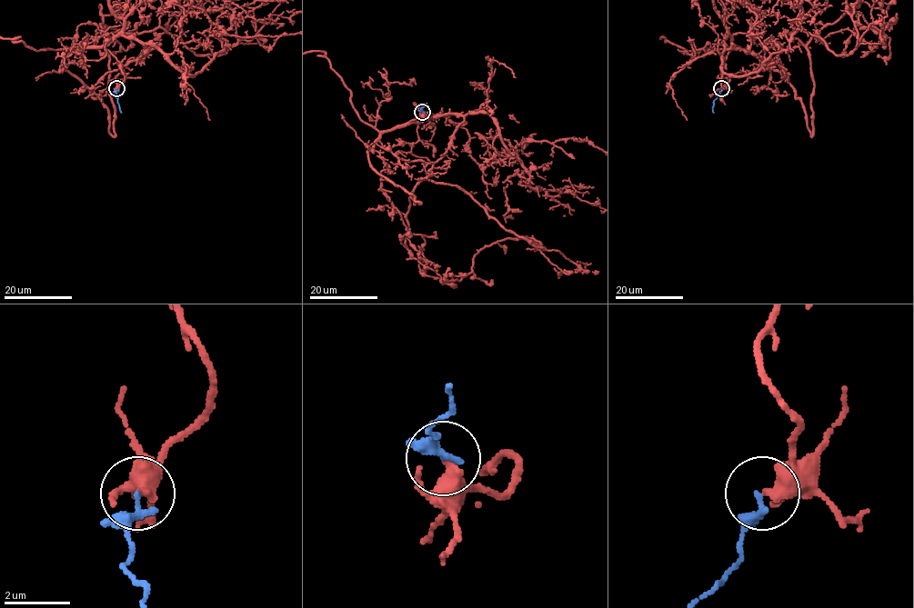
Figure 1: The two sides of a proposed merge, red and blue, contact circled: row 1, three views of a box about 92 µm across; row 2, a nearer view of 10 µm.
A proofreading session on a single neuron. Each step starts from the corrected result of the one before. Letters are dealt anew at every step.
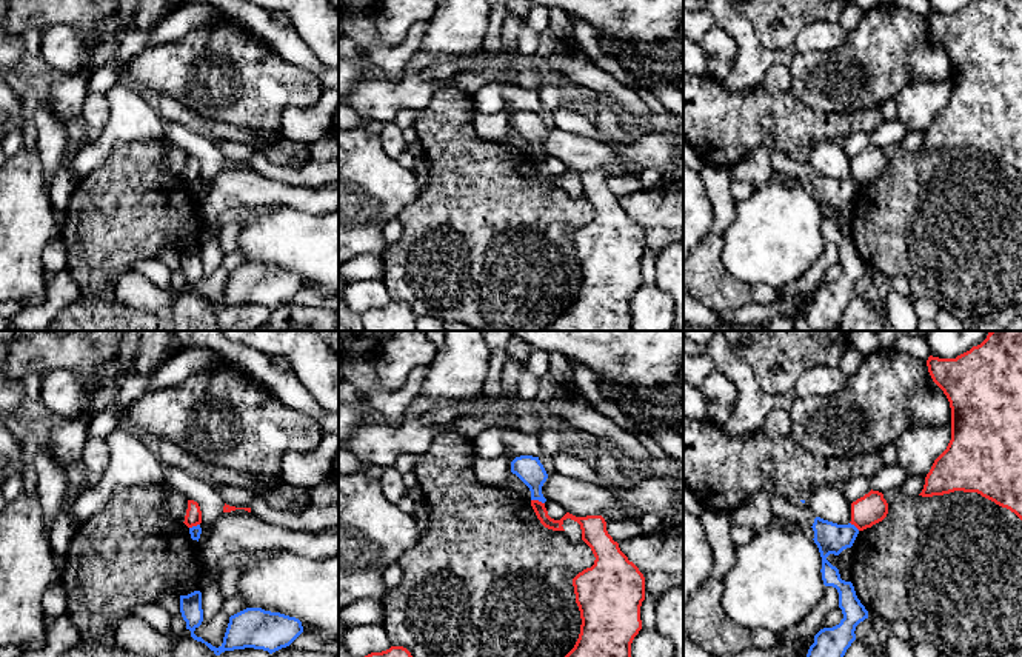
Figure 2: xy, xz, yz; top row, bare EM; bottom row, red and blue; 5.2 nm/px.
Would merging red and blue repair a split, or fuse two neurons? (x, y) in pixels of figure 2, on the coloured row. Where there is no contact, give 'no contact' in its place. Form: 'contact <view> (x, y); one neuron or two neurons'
contact xz (537, 500); two neurons

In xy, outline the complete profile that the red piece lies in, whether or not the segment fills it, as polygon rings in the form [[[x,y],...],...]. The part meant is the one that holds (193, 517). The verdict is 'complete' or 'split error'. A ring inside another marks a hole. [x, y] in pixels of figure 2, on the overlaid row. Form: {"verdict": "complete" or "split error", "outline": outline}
{"verdict": "complete", "outline": [[[188,500],[188,509],[183,522],[188,528],[197,526],[202,523],[202,511],[197,502]]]}

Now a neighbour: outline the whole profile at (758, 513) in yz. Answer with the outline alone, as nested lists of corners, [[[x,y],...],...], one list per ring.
[[[762,459],[760,469],[766,480],[763,488],[750,502],[730,512],[731,526],[742,525],[756,531],[771,526],[776,515],[771,506],[776,463],[770,459]]]

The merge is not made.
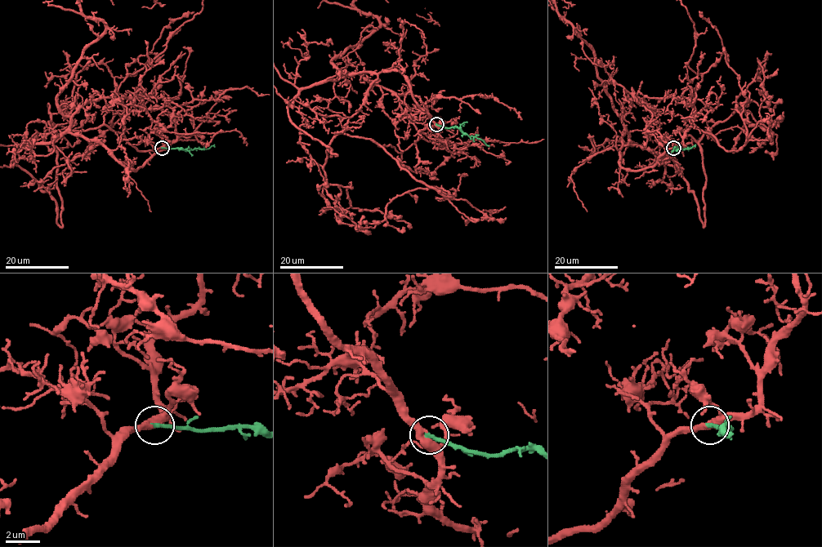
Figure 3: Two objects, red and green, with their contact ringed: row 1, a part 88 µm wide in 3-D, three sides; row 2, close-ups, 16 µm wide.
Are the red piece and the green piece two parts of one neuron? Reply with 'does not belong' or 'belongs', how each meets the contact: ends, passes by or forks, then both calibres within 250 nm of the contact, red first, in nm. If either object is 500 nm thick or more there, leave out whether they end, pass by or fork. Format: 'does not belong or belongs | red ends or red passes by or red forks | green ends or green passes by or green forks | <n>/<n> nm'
belongs | red passes by | green ends | 360/240 nm

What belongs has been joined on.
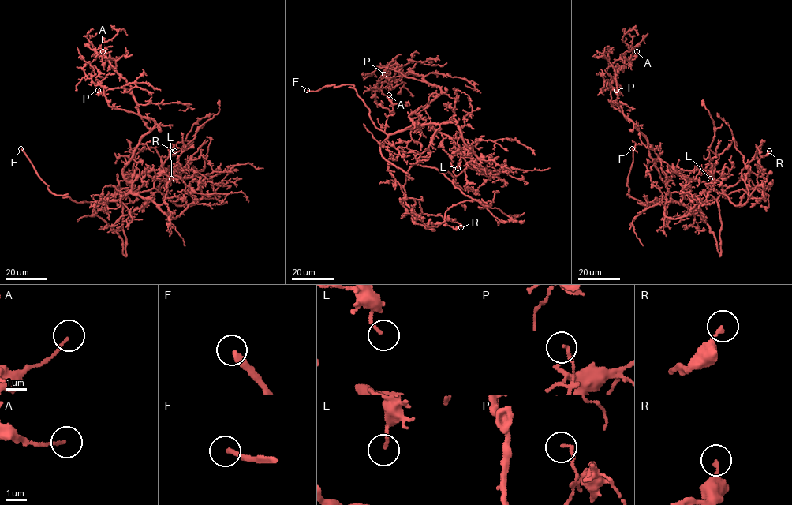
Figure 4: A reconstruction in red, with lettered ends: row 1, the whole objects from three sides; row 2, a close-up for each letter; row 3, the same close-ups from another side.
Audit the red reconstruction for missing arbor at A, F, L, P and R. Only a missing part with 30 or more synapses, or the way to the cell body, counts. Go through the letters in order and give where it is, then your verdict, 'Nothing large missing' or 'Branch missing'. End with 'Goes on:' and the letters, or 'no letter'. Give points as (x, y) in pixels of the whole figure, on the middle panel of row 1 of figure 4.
A: Place: (389, 95). Nothing large missing
F: Place: (307, 90). Branch missing
L: Place: (457, 168). Nothing large missing
P: Place: (384, 74). Nothing large missing
R: Place: (461, 227). Nothing large missing
Goes on: F

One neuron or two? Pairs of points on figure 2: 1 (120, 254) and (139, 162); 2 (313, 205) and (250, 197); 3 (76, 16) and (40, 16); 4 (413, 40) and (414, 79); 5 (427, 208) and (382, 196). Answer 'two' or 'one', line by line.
1: one
2: one
3: one
4: two
5: two

